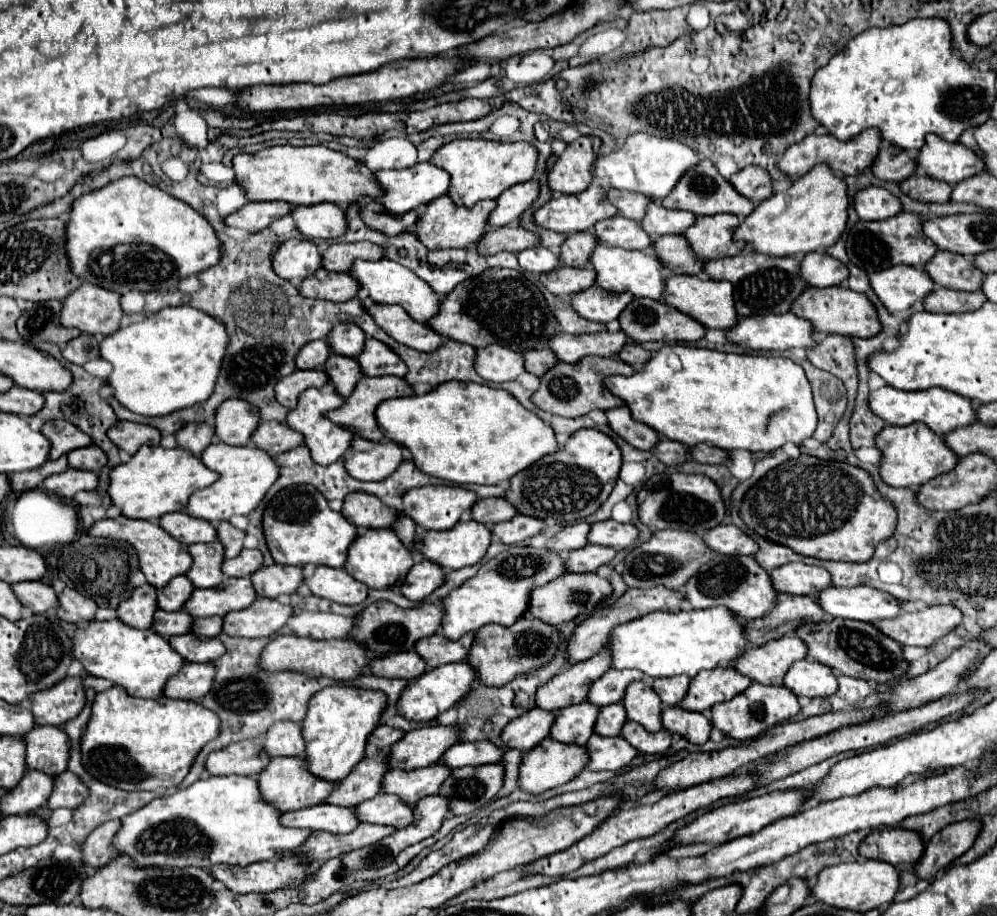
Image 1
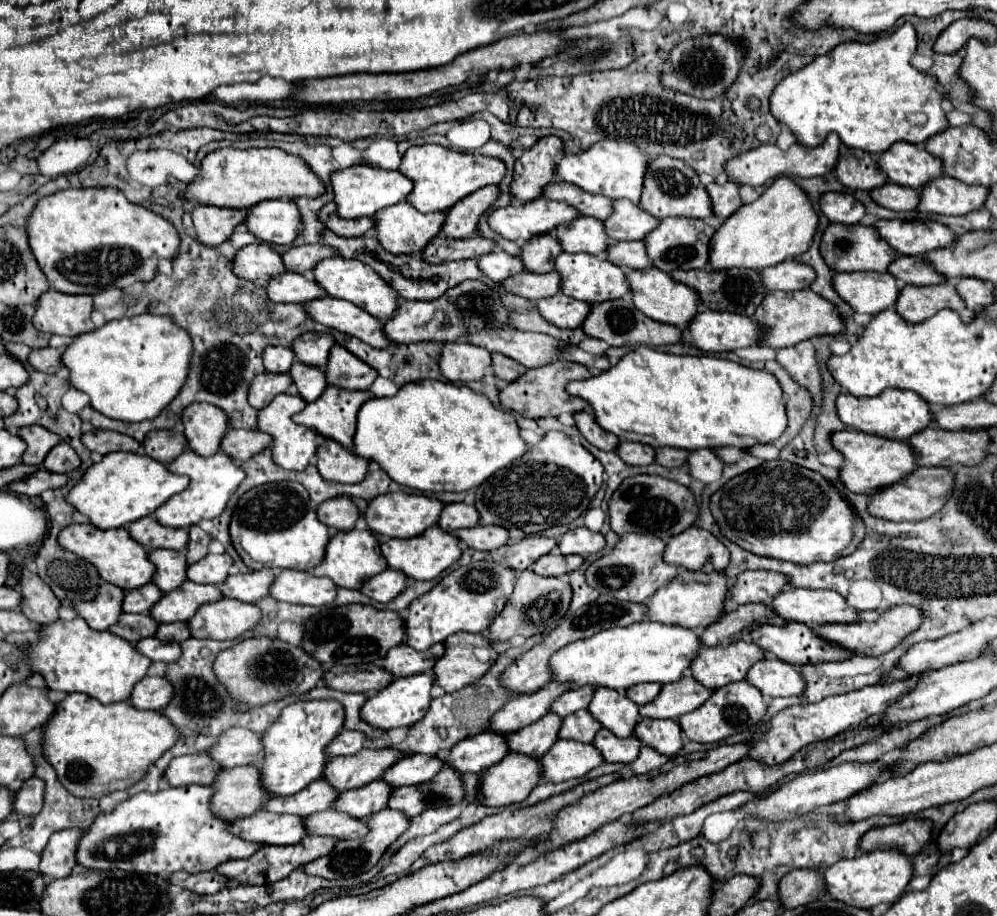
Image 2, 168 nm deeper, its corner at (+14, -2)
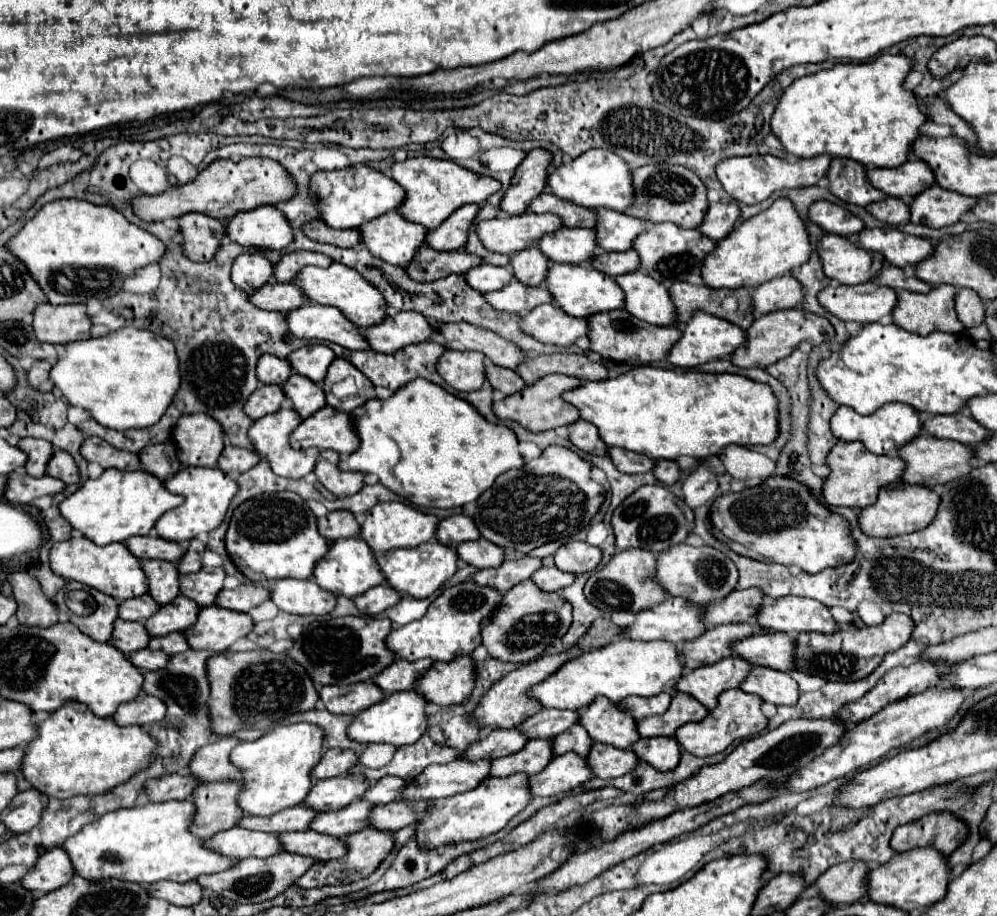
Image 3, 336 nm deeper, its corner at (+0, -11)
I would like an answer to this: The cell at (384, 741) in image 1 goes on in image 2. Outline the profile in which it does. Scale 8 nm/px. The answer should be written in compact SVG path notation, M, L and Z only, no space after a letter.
M342 730L336 740L328 746L330 756L348 756L362 750L362 746L368 742L368 736L358 730Z

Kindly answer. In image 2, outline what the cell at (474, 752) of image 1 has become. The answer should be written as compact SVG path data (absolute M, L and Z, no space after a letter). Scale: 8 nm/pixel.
M412 754L408 758L402 758L398 764L394 764L388 772L384 772L382 778L394 788L400 788L400 786L428 782L442 768L444 764L440 764L440 756Z

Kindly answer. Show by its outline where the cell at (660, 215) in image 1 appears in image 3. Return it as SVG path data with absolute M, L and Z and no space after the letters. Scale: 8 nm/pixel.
M598 209L596 213L598 213L598 225L594 227L594 231L598 249L602 251L626 251L632 247L634 237L646 229L646 221L628 217L620 211Z

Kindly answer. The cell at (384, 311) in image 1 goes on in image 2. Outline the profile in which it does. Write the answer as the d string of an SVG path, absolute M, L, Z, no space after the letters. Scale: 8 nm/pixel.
M318 298L306 306L306 312L316 322L336 328L348 336L356 336L374 348L388 348L384 332L380 332L380 322L374 316L368 316L362 308L338 298Z

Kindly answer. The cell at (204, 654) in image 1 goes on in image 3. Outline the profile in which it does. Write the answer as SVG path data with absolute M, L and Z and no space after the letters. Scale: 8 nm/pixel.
M140 649L140 651L134 651L134 653L126 655L126 659L128 659L134 667L138 667L138 669L142 669L142 671L158 671L158 669L162 669L162 667L166 665L168 655L162 653L162 651Z

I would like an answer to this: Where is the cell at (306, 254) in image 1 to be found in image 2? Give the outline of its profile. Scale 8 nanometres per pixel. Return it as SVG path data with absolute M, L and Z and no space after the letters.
M248 244L238 250L234 258L234 272L258 284L268 284L272 276L286 272L282 256L268 244Z

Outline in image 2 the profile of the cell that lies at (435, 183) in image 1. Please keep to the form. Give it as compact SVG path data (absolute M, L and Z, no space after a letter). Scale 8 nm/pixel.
M350 166L332 174L332 188L334 188L334 202L338 204L338 216L342 218L362 218L362 216L376 216L380 208L388 208L408 198L414 184L410 178L400 174L400 170L382 170L372 166Z

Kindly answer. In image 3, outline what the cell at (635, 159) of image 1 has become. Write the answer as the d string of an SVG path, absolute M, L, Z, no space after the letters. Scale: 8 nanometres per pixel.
M588 149L574 161L562 163L556 167L554 173L548 173L546 185L550 187L550 193L564 201L572 201L576 205L588 207L588 209L614 209L614 211L624 211L626 207L632 205L634 201L634 191L632 191L632 173L616 153L608 149Z

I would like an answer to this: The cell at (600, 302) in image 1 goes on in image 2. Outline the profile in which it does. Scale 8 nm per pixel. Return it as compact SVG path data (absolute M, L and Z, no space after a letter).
M562 292L536 302L540 314L558 328L580 328L590 306L592 304L584 304L584 300L572 300Z

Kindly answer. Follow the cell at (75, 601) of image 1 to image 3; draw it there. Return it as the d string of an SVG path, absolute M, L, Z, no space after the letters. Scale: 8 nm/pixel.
M24 571L10 573L8 583L12 585L12 595L18 603L16 619L22 625L36 625L36 627L50 627L58 621L56 607L48 601L34 577Z

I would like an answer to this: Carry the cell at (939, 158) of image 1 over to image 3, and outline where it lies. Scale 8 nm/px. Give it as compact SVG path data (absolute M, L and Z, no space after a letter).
M910 159L894 169L870 167L866 177L872 187L890 197L900 197L906 201L914 199L918 193L936 183L932 169L922 159Z

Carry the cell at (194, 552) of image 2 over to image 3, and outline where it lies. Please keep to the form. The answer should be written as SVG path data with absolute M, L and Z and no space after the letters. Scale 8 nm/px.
M190 541L186 547L186 553L182 555L182 559L178 561L178 573L196 573L202 567L202 555L206 551L206 545L202 545L200 541Z

